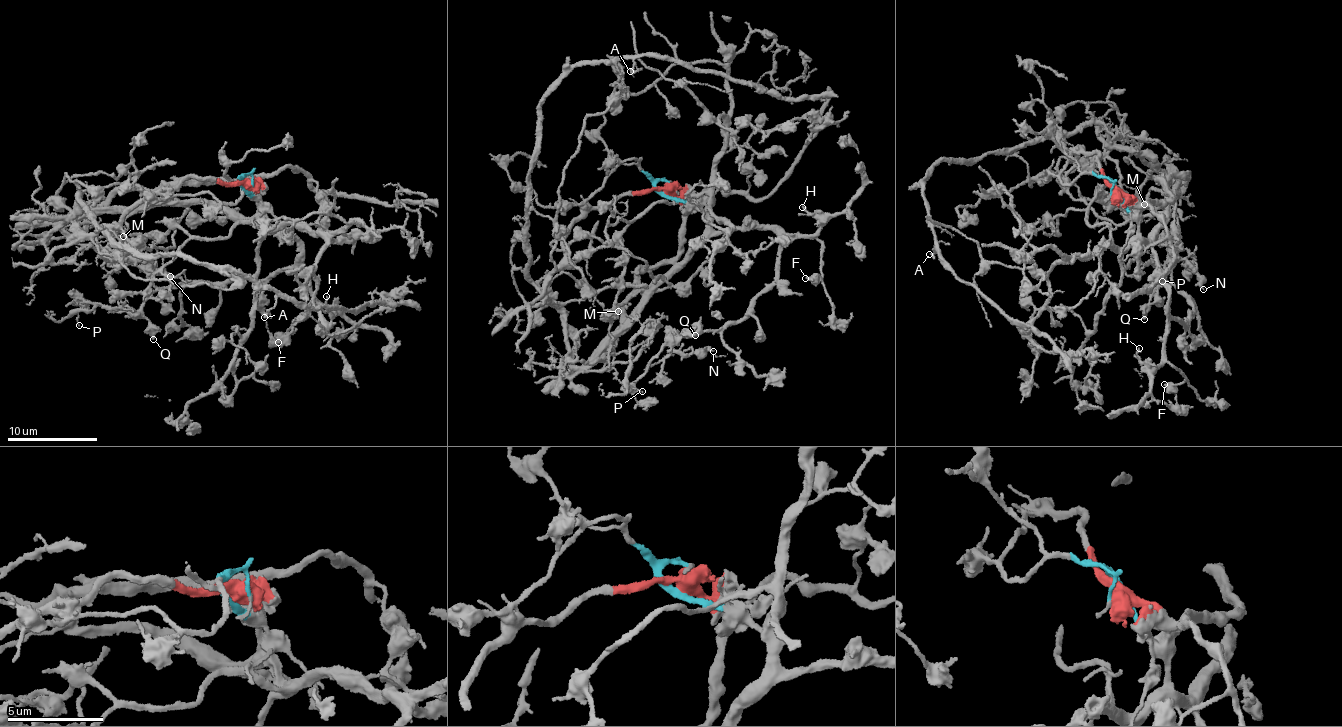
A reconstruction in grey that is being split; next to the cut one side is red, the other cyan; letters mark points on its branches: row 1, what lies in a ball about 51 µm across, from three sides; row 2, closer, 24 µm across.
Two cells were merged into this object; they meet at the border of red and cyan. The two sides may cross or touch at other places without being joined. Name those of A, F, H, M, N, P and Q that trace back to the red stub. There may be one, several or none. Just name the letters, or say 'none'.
A, M

